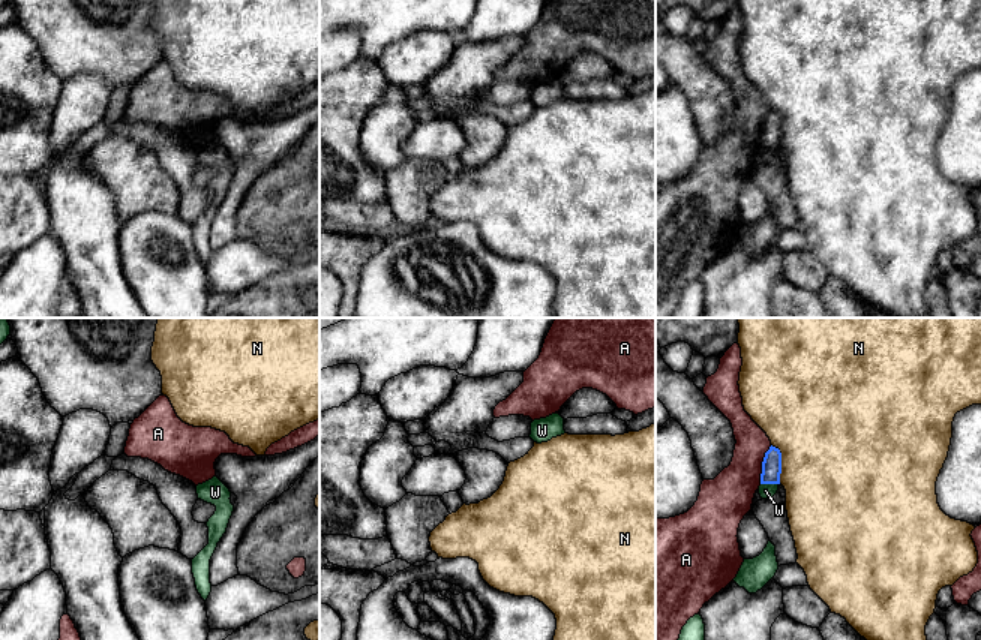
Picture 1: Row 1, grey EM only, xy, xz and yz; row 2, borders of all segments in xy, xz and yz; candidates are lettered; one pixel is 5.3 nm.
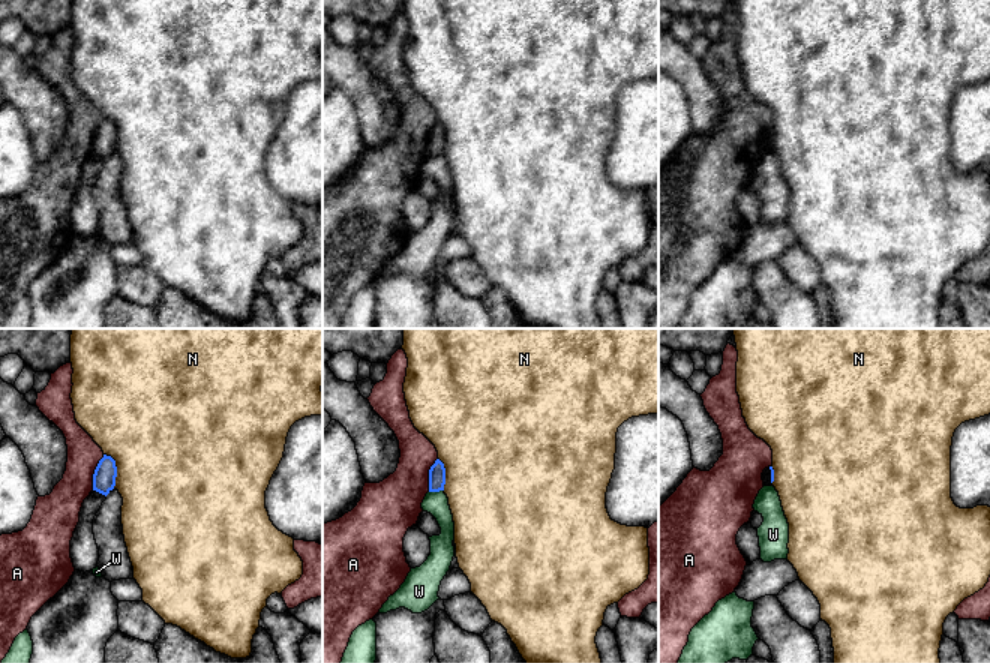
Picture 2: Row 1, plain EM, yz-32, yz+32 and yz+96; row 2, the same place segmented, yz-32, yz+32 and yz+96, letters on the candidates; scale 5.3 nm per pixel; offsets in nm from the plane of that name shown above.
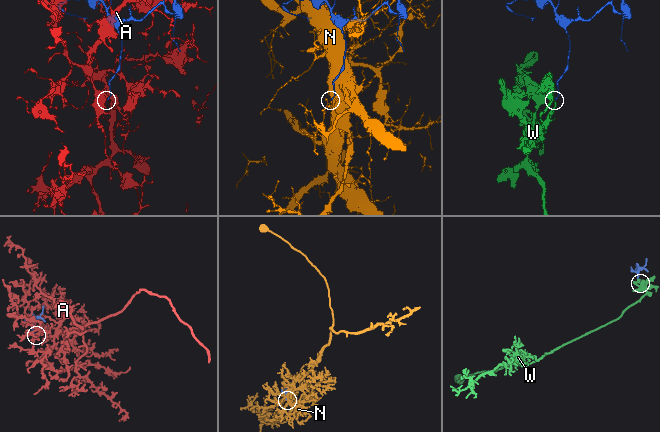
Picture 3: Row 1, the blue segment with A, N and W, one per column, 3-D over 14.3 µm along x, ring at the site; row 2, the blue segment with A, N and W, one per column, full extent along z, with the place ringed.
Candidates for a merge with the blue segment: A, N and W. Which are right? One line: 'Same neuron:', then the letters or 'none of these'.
Same neuron: none of these

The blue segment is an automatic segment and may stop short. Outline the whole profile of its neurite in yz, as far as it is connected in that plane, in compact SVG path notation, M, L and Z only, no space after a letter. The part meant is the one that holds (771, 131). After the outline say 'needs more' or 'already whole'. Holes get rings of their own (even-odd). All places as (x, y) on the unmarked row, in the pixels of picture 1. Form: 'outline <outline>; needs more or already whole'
outline M770 111L762 126L760 148L780 148L782 117L776 111Z; already whole

